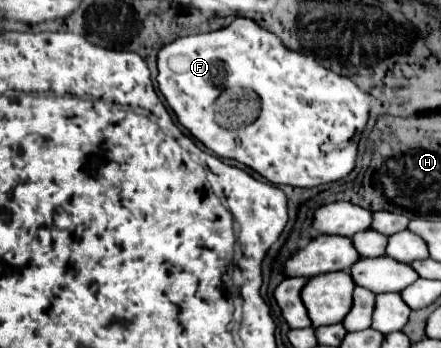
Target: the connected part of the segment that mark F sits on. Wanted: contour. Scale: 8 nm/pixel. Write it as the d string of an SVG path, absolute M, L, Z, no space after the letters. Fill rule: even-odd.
M237 17L229 27L223 27L223 29L217 29L217 31L211 31L211 33L201 33L201 35L189 35L189 37L179 37L179 39L175 39L173 43L169 43L169 45L165 45L161 51L159 51L159 55L157 55L157 67L159 67L159 75L157 75L157 83L159 83L159 91L165 95L165 99L167 99L167 103L169 103L169 107L177 113L177 119L179 119L179 123L183 125L183 127L187 127L199 141L203 141L205 143L205 147L207 149L211 149L211 151L215 151L219 157L223 157L223 159L235 159L235 161L239 161L239 163L243 163L243 165L247 165L247 167L251 167L253 171L257 171L259 175L263 175L267 181L271 181L271 183L275 183L275 185L293 185L293 187L317 187L317 185L325 185L325 183L333 183L333 181L339 181L339 179L343 179L343 177L347 177L353 169L355 169L355 163L357 163L357 147L359 147L359 141L357 141L357 137L361 139L361 133L365 131L365 127L367 127L367 121L369 121L369 109L371 109L371 105L373 105L373 97L371 95L367 95L365 93L365 89L361 89L361 87L357 87L357 83L353 83L349 77L343 77L343 75L337 75L337 73L333 73L333 71L329 71L329 69L325 69L325 67L319 67L319 63L313 59L313 55L305 55L305 53L301 53L301 51L293 51L293 49L289 49L289 47L285 47L285 43L281 43L281 39L275 35L275 33L271 33L271 31L267 31L267 29L263 29L263 27L259 27L259 23L257 21L253 21L253 19L247 19L247 17ZM253 97L255 97L255 101L257 101L257 119L251 123L251 125L245 125L245 127L239 127L239 129L225 129L225 127L221 127L221 125L217 125L217 123L221 123L221 119L227 119L229 121L229 125L237 125L237 113L243 113L243 103L245 105L253 105Z

